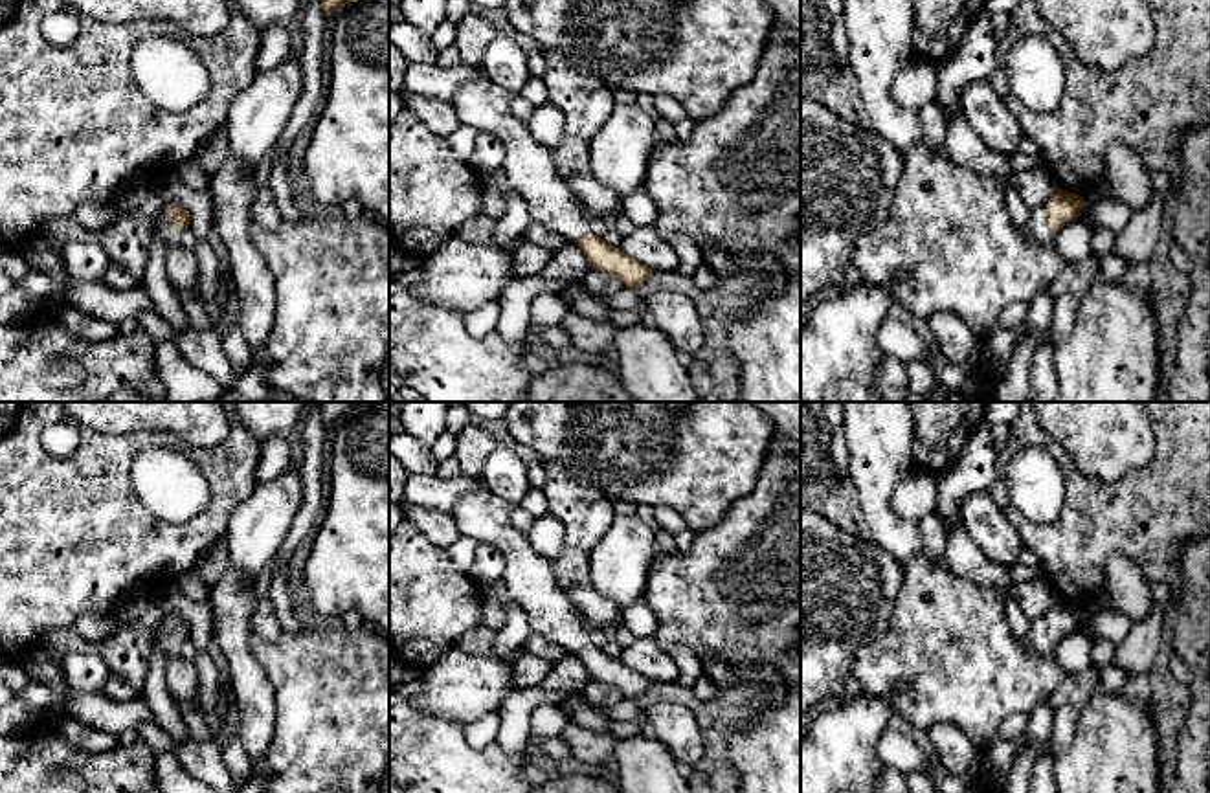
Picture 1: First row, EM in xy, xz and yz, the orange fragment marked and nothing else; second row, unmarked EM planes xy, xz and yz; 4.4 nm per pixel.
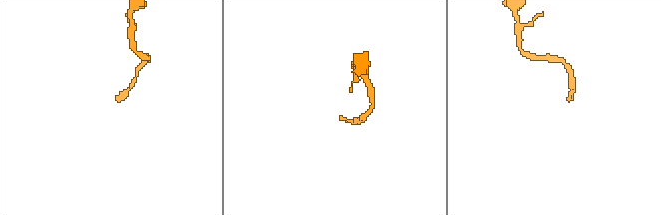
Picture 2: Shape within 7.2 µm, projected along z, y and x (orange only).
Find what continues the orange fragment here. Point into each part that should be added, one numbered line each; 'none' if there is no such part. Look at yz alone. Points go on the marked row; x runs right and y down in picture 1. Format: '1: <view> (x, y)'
1: yz (1034, 228)

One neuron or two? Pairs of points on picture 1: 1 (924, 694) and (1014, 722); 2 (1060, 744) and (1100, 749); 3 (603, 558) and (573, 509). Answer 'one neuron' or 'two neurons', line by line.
1: two neurons
2: two neurons
3: two neurons

